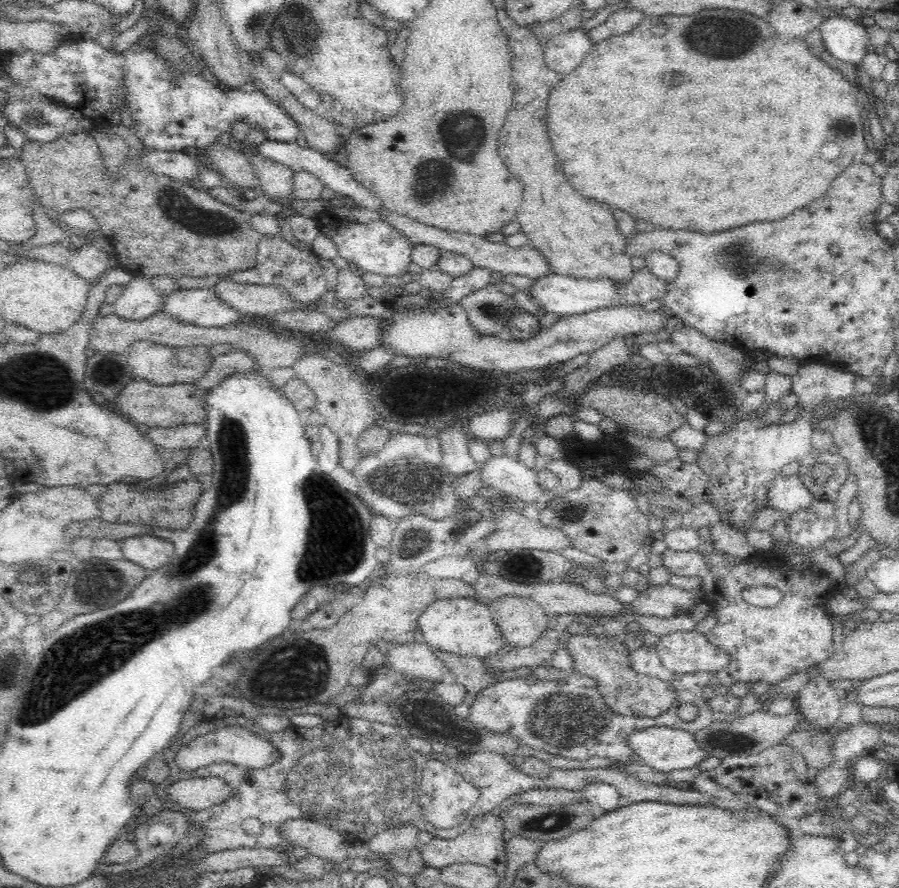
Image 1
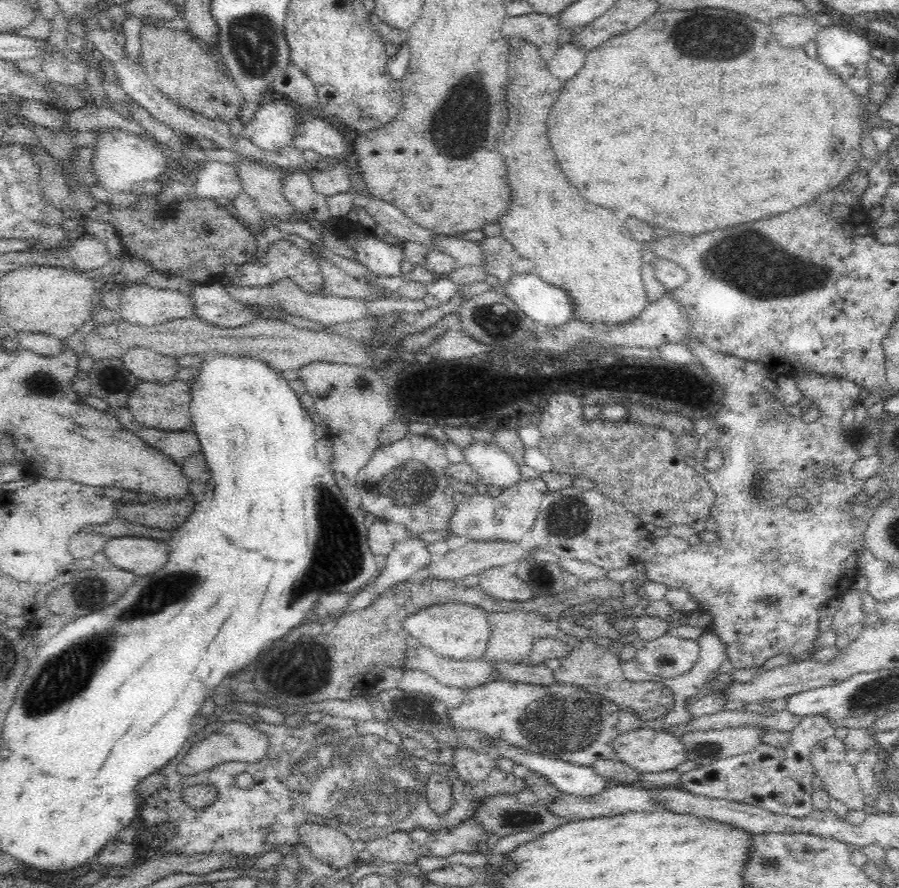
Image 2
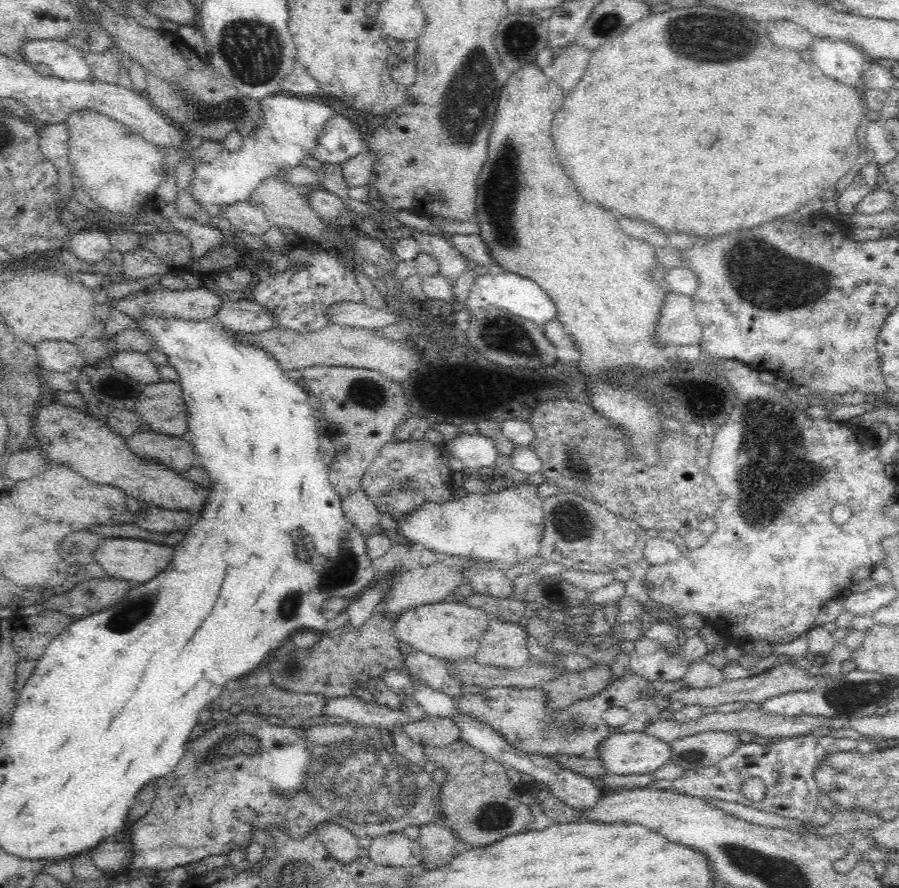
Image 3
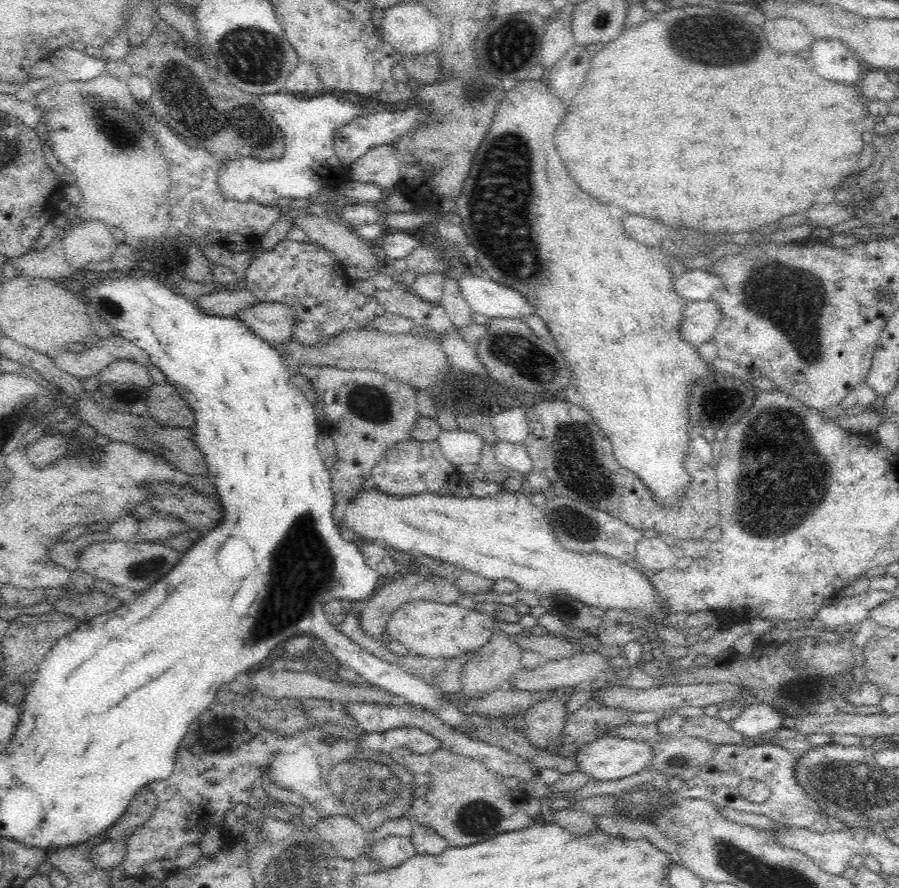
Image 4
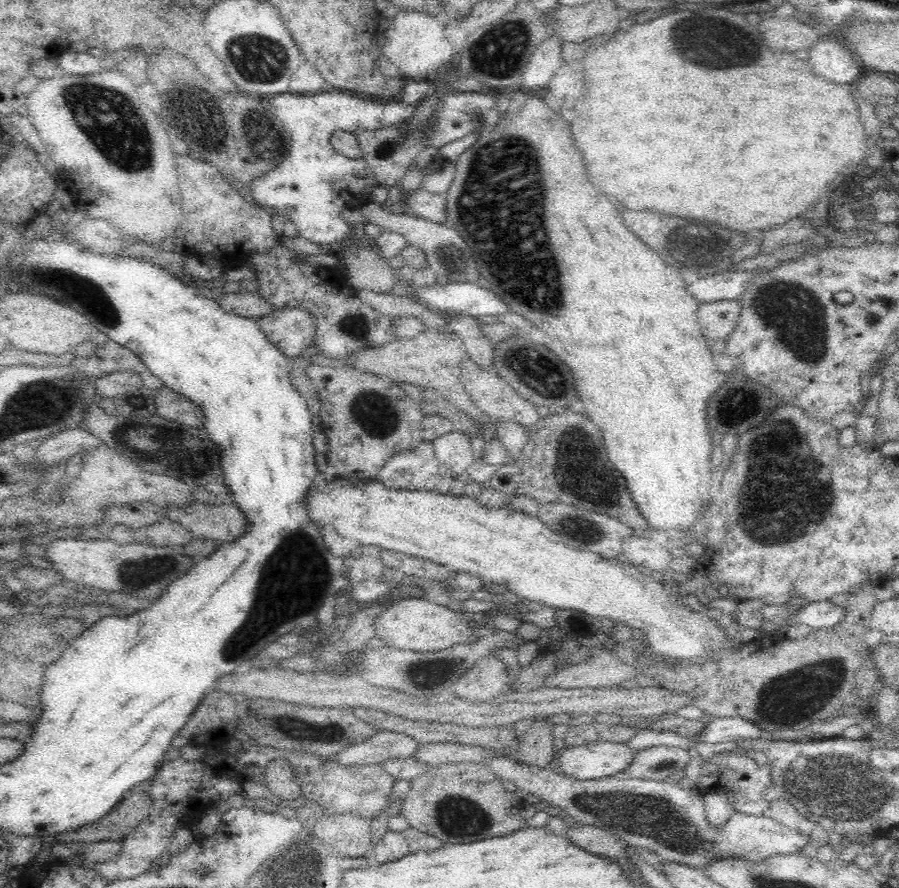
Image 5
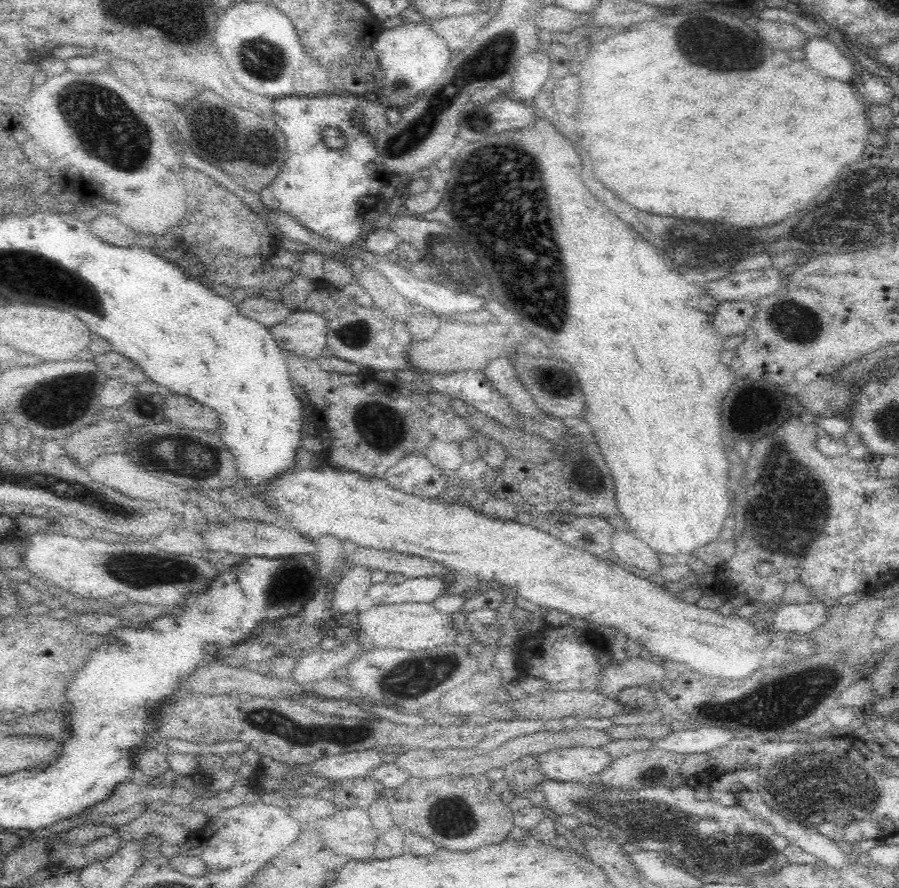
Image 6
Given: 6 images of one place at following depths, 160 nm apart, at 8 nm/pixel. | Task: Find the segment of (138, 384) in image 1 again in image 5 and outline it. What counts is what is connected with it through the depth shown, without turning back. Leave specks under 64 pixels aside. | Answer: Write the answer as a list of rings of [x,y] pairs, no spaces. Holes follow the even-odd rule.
[[[162,387],[150,395],[150,403],[161,417],[192,428],[204,426],[206,416],[199,406],[182,393]]]

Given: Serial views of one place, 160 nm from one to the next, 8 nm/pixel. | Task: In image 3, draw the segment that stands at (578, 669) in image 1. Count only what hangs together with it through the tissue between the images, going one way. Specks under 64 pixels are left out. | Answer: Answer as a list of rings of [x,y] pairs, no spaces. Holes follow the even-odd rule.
[[[596,665],[580,672],[566,672],[562,678],[543,683],[540,688],[547,695],[547,706],[553,712],[562,712],[577,701],[595,696],[611,683],[610,668]]]

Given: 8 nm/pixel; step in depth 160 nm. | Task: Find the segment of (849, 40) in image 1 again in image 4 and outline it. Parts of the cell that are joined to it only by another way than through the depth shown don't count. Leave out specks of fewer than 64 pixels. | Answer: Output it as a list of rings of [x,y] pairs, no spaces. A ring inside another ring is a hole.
[[[818,39],[811,44],[816,74],[822,78],[855,85],[866,70],[858,56],[838,39]]]

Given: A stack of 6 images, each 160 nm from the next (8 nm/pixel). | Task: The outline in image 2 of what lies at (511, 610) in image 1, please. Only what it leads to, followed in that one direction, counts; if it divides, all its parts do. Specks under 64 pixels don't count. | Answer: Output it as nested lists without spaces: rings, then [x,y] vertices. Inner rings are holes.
[[[534,611],[493,612],[488,613],[487,619],[490,625],[490,638],[488,638],[482,657],[492,662],[516,663],[526,661],[526,657],[530,654],[534,642],[539,638],[561,638],[570,649],[579,647],[579,644],[583,641],[578,636],[563,633],[558,626],[558,622],[554,622],[545,615]]]

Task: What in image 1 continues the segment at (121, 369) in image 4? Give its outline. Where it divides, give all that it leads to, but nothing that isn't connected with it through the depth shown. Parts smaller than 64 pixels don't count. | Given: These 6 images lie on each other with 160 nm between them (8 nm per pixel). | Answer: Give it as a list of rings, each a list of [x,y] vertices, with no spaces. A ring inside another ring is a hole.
[[[148,341],[134,342],[127,352],[127,363],[133,370],[135,377],[146,379],[158,386],[176,383],[194,384],[204,376],[210,368],[214,357],[210,356],[209,348],[196,346],[196,348],[167,348],[160,344]]]

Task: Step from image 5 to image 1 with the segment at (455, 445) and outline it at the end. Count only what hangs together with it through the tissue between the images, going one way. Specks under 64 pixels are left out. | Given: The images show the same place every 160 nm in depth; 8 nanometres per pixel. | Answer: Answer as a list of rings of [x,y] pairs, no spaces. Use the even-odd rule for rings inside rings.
[[[505,453],[492,455],[485,462],[477,464],[477,470],[484,486],[528,505],[536,504],[539,509],[555,498],[556,492],[545,492],[536,483],[537,469],[528,468],[520,460],[514,460]]]

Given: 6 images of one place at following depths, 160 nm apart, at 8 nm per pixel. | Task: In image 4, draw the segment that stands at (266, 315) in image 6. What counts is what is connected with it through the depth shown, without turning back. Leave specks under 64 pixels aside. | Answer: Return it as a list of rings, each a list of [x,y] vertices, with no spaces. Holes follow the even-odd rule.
[[[218,287],[212,294],[199,296],[195,302],[206,314],[234,317],[239,310],[250,308],[259,300],[246,288],[228,290]]]

